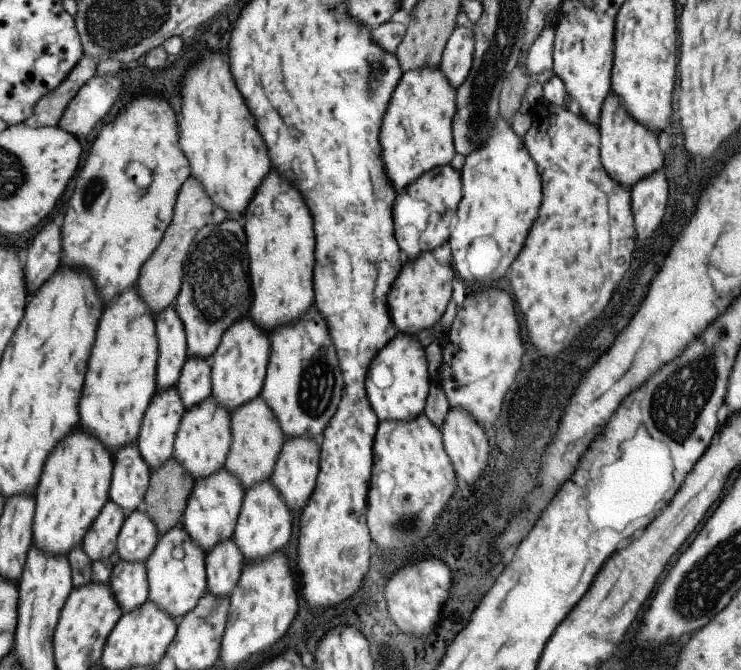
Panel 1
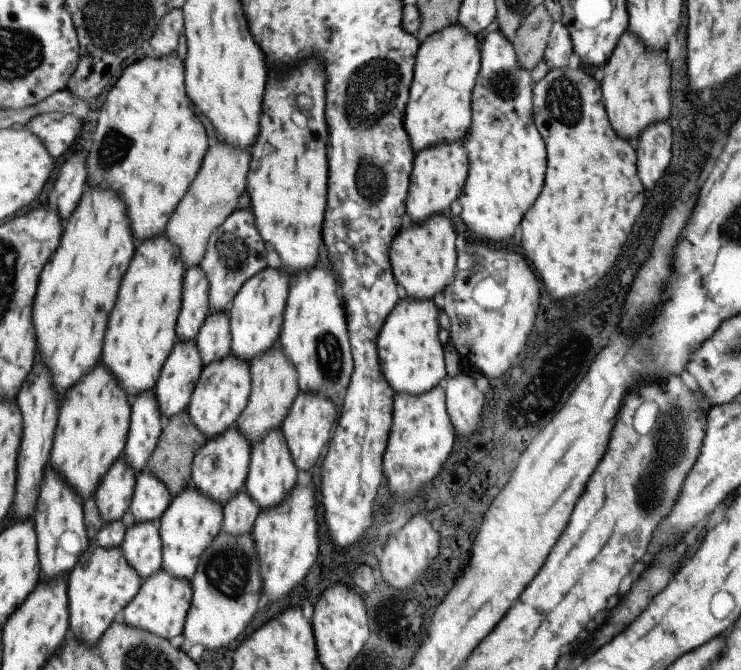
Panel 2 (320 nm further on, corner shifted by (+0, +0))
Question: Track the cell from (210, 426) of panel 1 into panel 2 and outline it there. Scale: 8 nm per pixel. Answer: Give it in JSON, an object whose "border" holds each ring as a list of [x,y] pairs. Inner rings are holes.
{"border":[[[229,354],[220,360],[202,366],[199,379],[185,410],[191,418],[192,424],[206,440],[214,439],[228,427],[234,426],[239,414],[247,405],[249,394],[250,364]]]}

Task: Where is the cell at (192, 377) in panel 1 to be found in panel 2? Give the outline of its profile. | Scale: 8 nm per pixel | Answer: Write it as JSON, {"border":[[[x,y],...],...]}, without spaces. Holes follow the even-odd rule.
{"border":[[[209,311],[195,338],[202,365],[230,354],[230,325],[226,311]]]}

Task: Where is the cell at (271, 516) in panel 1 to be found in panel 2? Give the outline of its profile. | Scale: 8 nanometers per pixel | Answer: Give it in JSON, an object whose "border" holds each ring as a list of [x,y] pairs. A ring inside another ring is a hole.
{"border":[[[280,428],[272,429],[259,440],[259,443],[253,444],[250,448],[250,462],[243,490],[260,510],[275,507],[282,503],[291,488],[294,488],[297,471]]]}

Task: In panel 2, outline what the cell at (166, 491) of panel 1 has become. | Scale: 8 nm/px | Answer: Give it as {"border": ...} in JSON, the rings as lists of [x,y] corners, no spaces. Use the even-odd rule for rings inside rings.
{"border":[[[184,409],[178,415],[163,421],[162,432],[157,440],[153,453],[146,461],[145,471],[155,476],[168,489],[170,498],[175,497],[184,487],[191,487],[190,467],[198,449],[207,440],[192,424],[191,418]]]}

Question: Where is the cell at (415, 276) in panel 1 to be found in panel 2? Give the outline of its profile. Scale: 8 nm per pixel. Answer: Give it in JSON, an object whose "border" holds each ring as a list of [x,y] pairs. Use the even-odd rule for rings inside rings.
{"border":[[[441,213],[431,215],[421,223],[406,222],[401,226],[391,240],[388,256],[394,282],[405,289],[407,298],[436,300],[443,288],[453,280],[456,271],[455,238],[451,222]]]}

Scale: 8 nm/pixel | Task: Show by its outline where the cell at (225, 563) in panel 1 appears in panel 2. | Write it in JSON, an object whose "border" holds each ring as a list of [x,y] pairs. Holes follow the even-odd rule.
{"border":[[[242,489],[222,505],[222,528],[226,534],[240,536],[251,533],[260,509]]]}

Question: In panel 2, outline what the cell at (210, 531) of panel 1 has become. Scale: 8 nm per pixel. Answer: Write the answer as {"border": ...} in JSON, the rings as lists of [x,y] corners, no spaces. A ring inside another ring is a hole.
{"border":[[[235,426],[228,427],[221,435],[207,440],[192,459],[190,467],[192,485],[201,495],[206,495],[220,505],[225,504],[231,496],[244,487],[250,462],[250,448],[248,440],[238,432]]]}

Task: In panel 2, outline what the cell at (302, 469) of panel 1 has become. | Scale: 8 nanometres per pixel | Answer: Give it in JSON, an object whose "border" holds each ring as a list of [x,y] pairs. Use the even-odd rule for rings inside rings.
{"border":[[[299,391],[295,396],[279,428],[297,470],[307,472],[317,460],[321,462],[331,438],[331,426],[337,420],[336,409],[336,406],[322,395]]]}

